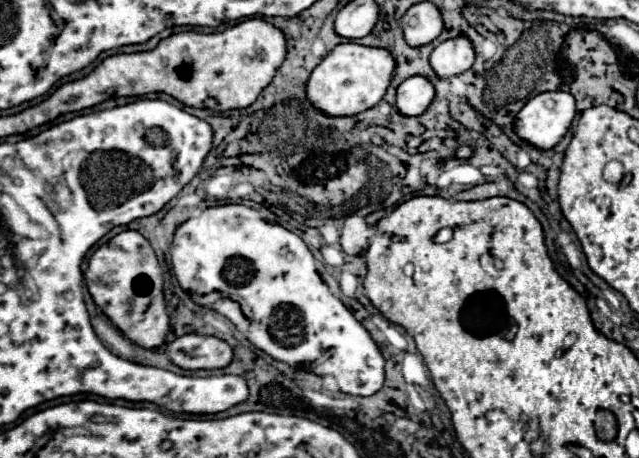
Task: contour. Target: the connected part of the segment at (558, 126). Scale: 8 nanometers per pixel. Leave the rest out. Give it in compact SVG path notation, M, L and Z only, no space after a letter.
M545 91L517 113L515 131L539 149L551 149L567 133L575 117L575 99L565 91Z

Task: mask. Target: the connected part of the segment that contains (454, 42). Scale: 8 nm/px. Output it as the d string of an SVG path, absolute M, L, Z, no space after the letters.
M465 33L439 43L431 53L431 67L441 77L453 77L467 71L475 63L473 43Z

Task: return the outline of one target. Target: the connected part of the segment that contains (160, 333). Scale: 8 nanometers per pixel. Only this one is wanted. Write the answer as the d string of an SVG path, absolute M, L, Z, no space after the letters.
M123 231L103 243L89 257L85 281L97 307L127 339L145 349L155 349L167 343L169 315L163 299L163 271L151 243L139 231Z

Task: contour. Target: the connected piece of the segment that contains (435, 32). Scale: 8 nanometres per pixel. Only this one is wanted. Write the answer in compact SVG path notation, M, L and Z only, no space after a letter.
M421 1L409 7L405 19L401 19L401 27L405 33L405 41L411 47L421 47L437 39L445 25L441 11L431 1Z

